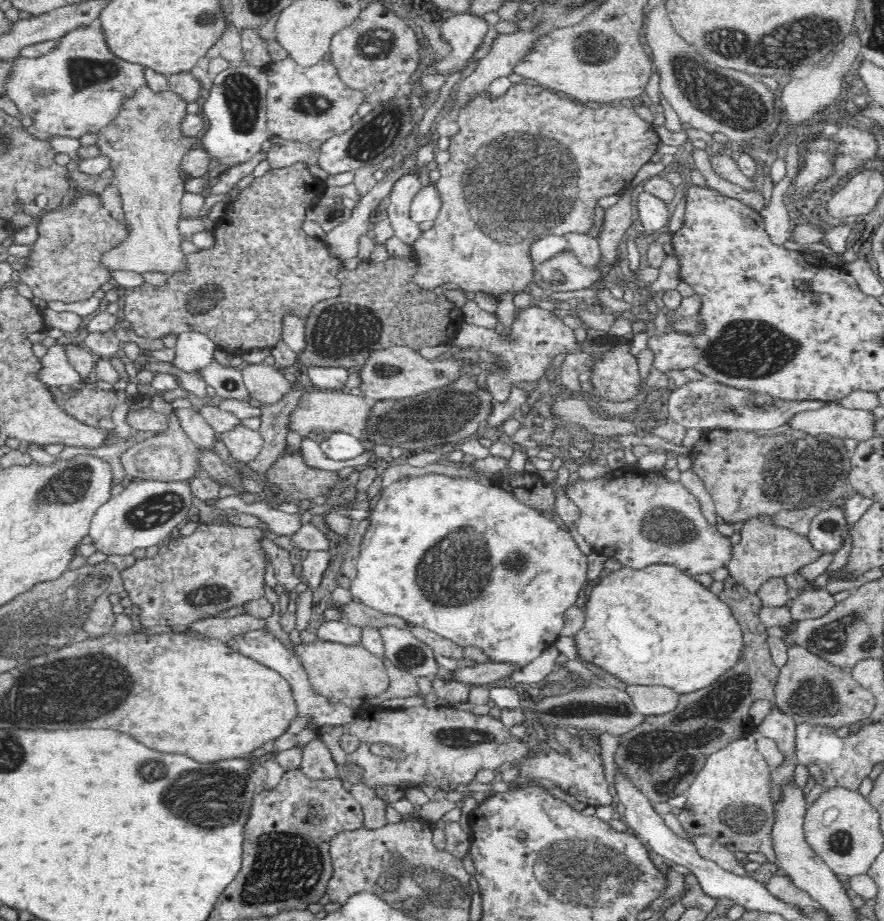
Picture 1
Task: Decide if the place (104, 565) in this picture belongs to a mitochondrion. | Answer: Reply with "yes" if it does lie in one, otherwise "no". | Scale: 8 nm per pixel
no

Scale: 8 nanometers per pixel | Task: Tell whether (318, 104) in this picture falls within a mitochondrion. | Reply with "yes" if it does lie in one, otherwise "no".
yes

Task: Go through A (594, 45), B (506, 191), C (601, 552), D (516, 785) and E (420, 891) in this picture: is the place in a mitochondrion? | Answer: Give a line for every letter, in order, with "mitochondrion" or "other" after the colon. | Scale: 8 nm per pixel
A: mitochondrion
B: mitochondrion
C: other
D: other
E: mitochondrion

